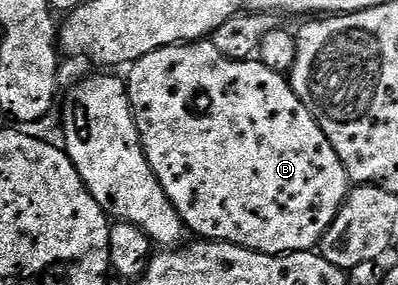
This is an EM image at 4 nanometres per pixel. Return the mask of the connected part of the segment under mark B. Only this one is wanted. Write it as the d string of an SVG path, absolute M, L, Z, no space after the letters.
M210 41L161 47L137 59L129 71L130 107L134 110L134 124L142 138L142 148L152 165L152 173L156 173L176 213L180 213L182 222L191 232L195 231L198 234L195 236L206 241L235 243L265 255L287 255L289 251L314 251L321 244L324 233L330 228L332 221L336 221L336 213L340 213L352 184L344 165L340 165L336 149L332 149L332 141L324 137L324 129L320 129L316 117L312 117L312 113L303 105L300 97L296 97L286 75L276 73L257 61L230 59L222 55Z

